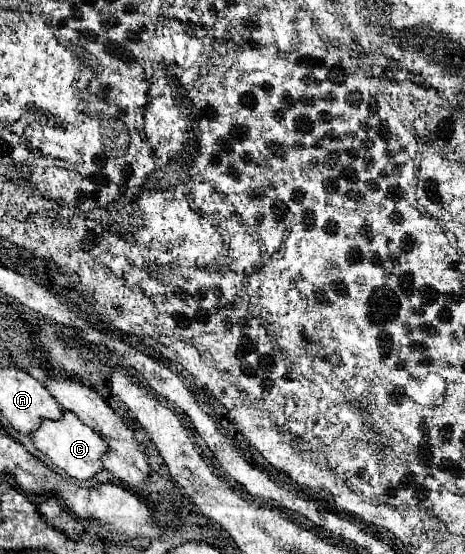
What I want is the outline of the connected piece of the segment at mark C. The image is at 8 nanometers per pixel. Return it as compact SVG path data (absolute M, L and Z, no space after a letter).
M64 411L60 419L44 419L38 429L30 433L34 447L44 453L56 467L68 473L68 477L76 481L84 481L94 477L102 469L102 451L106 449L106 443L98 433L94 433L88 425L84 425L72 411Z

